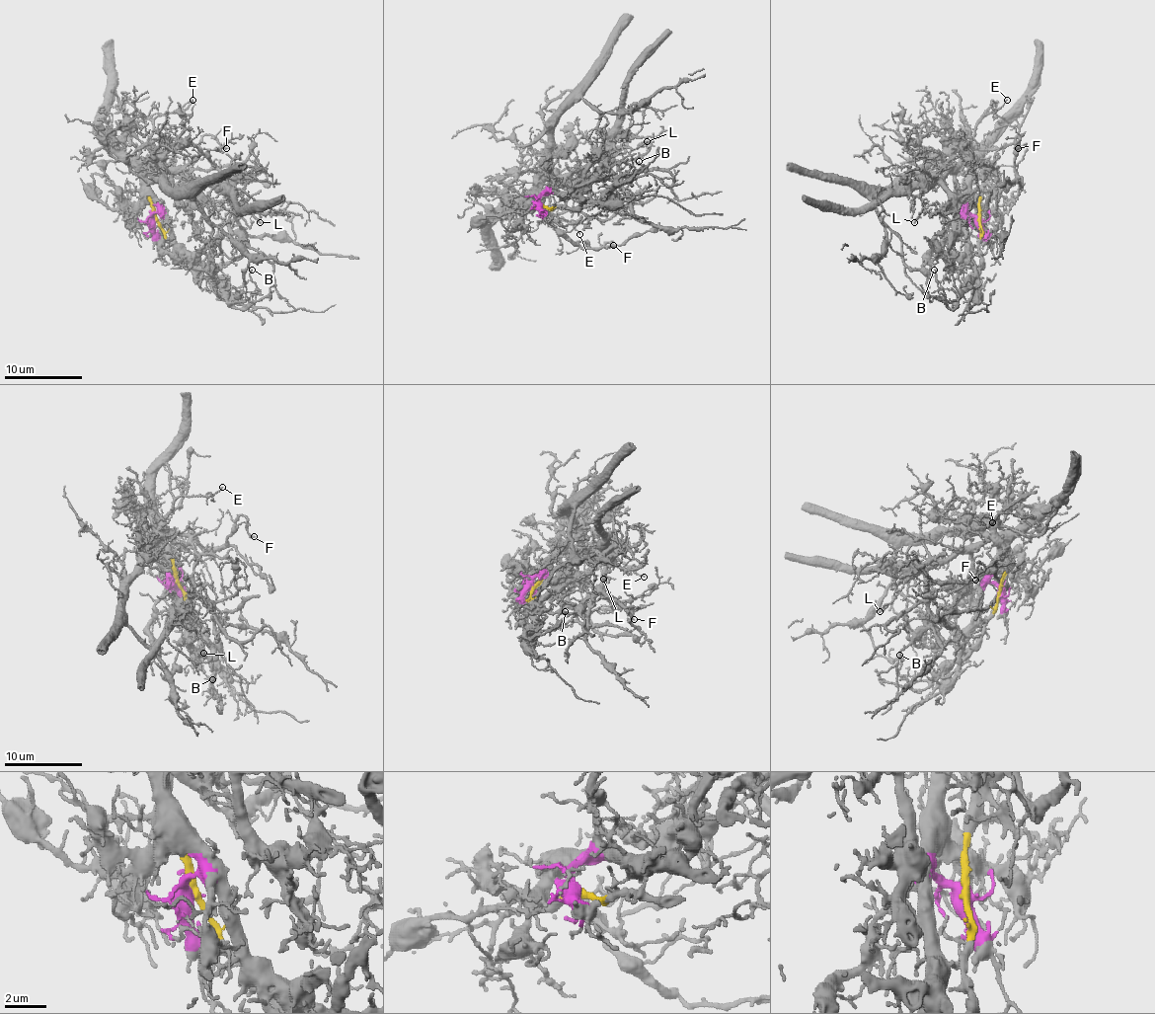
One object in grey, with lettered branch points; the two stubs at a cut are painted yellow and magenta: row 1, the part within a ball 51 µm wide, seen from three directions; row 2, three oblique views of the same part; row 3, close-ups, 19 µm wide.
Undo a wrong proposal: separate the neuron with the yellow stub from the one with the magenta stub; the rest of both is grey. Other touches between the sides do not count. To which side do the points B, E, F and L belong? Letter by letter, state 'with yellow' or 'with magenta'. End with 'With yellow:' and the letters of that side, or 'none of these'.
B: with magenta
E: with yellow
F: with yellow
L: with magenta
With yellow: E, F

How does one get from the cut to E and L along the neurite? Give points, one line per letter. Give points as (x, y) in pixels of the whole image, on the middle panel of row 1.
E: (542, 205), (532, 209), (536, 195), (546, 211), (570, 223), (579, 234)
L: (540, 205), (544, 194), (560, 184), (566, 186), (560, 180), (612, 157), (620, 149), (636, 149), (647, 141)

